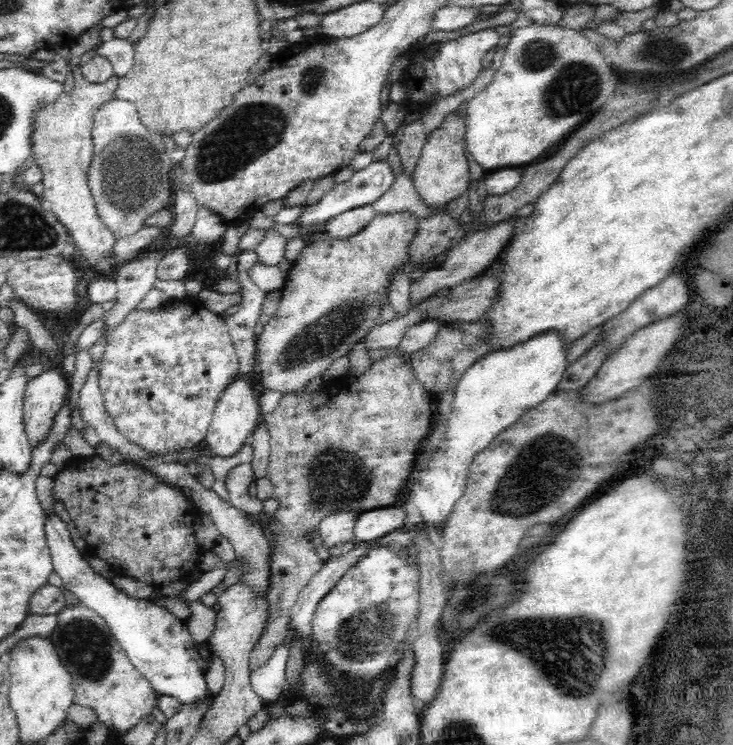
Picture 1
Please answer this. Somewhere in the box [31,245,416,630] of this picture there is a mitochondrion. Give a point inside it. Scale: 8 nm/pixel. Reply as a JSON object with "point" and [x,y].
{"point":[320,339]}

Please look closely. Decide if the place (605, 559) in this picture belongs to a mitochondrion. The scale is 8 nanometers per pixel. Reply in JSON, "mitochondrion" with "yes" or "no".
{"mitochondrion":"no"}

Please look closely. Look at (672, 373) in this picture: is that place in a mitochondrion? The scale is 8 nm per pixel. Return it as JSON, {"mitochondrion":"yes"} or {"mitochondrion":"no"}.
{"mitochondrion":"no"}

